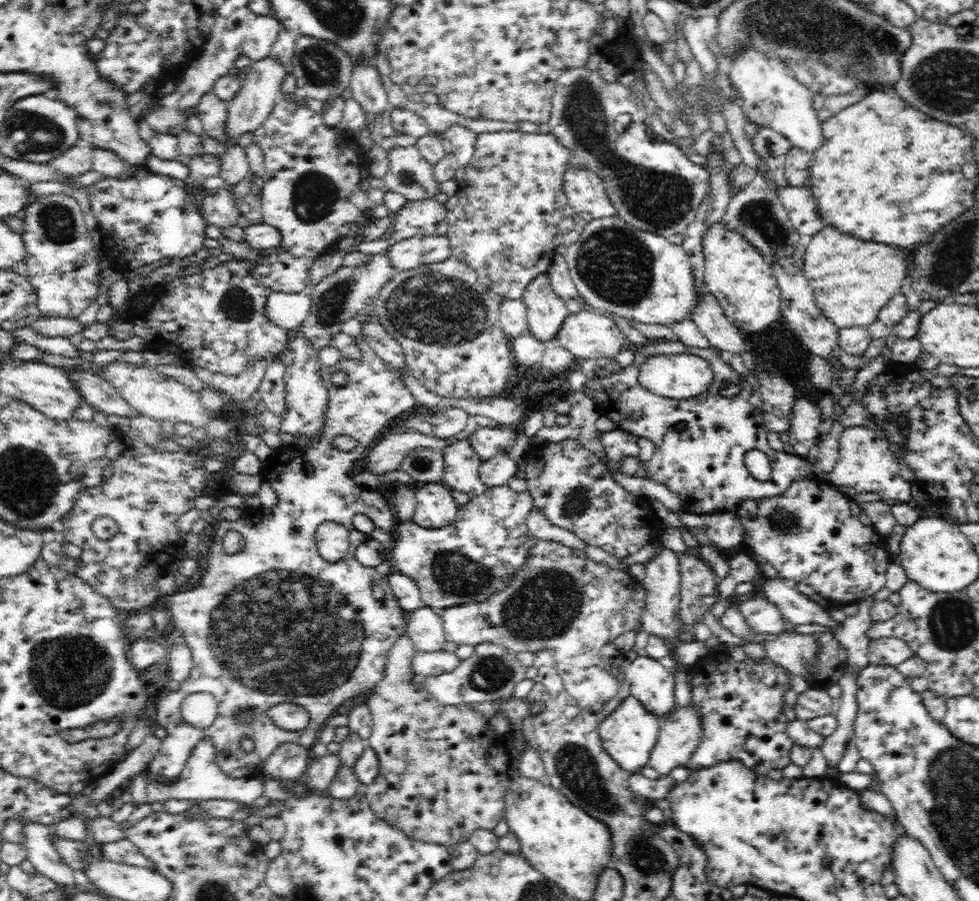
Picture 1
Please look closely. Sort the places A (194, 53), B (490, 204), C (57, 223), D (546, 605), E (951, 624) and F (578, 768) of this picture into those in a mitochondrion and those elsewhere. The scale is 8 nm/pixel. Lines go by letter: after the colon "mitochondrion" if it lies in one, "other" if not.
A: other
B: other
C: mitochondrion
D: mitochondrion
E: mitochondrion
F: mitochondrion

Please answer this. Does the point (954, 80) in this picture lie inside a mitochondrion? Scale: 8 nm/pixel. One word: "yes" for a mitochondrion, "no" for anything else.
yes

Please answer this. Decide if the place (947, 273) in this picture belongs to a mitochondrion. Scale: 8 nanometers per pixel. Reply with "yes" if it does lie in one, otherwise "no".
yes

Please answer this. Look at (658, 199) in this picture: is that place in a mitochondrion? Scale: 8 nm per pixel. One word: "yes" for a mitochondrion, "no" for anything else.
yes

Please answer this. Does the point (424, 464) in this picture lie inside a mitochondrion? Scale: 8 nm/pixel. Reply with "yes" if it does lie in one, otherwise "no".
yes

